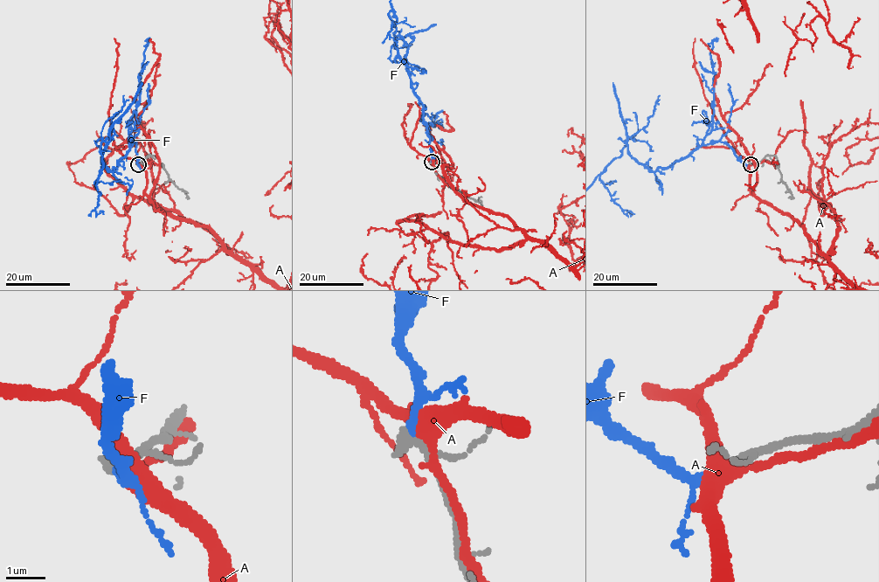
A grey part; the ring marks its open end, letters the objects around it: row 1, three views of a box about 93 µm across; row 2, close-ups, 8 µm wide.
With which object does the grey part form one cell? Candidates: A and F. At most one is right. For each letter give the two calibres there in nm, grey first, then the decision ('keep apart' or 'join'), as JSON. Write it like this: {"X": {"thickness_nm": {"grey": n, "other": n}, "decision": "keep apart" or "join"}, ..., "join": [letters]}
{"A": {"thickness_nm": {"grey": 260, "other": 280}, "decision": "keep apart"}, "F": {"thickness_nm": {"grey": 240, "other": 240}, "decision": "join"}, "join": ["F"]}

